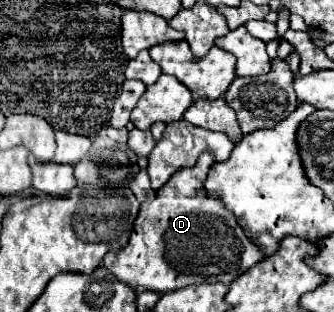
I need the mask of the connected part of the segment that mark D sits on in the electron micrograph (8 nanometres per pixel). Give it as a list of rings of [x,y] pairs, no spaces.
[[[195,167],[179,169],[153,201],[141,203],[131,239],[125,249],[105,255],[105,267],[133,289],[151,289],[169,293],[195,283],[231,285],[239,275],[263,259],[263,253],[245,235],[237,217],[223,201],[207,195],[201,183],[195,183]]]

